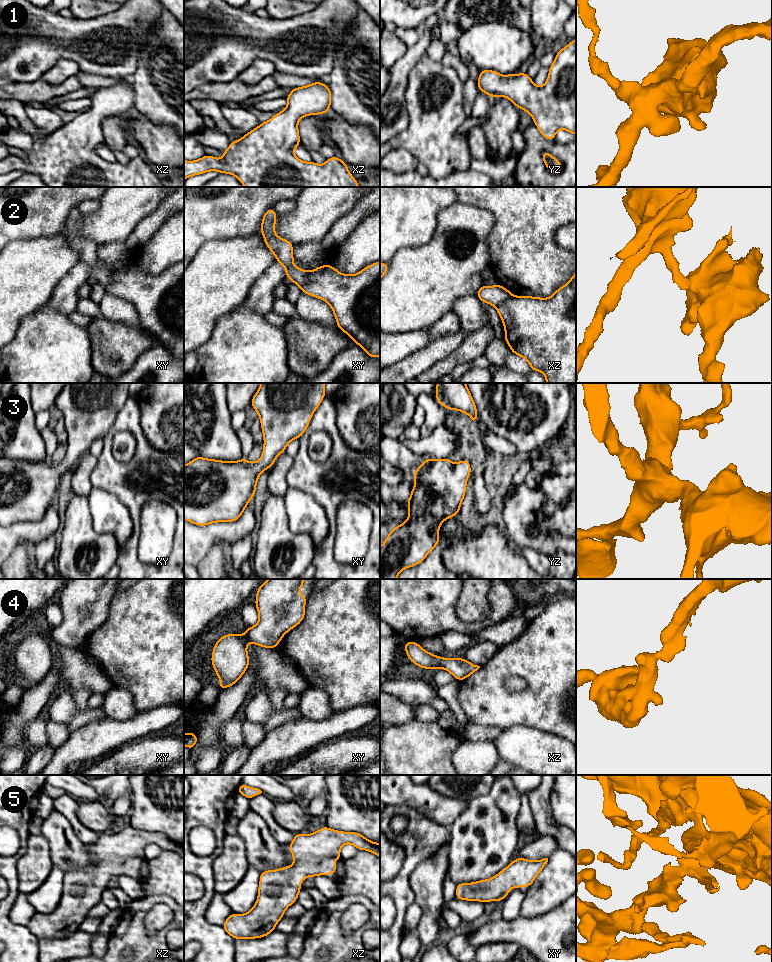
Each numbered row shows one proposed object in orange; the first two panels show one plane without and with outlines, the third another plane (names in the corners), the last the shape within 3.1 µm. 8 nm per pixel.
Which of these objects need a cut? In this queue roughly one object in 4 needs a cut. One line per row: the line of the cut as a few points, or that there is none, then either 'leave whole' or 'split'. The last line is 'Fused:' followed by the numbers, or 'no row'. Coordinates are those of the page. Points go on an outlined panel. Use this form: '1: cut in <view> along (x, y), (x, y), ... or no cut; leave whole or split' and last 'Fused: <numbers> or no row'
1: no cut; leave whole
2: cut in xy along (309, 271), (307, 282), (302, 289); split
3: no cut; leave whole
4: no cut; leave whole
5: no cut; leave whole
Fused: 2

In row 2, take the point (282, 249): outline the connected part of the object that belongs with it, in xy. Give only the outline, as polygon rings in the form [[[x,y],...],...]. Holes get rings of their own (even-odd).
[[[273,208],[267,209],[261,222],[261,233],[265,239],[265,245],[271,250],[276,261],[280,262],[286,269],[285,278],[289,278],[300,289],[308,282],[309,271],[297,268],[293,265],[293,244],[276,235],[274,226],[277,213]]]

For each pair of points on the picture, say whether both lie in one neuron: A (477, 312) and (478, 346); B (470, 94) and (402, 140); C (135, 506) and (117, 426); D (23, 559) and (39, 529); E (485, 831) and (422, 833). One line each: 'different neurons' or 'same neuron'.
A: different neurons
B: different neurons
C: same neuron
D: different neurons
E: different neurons

